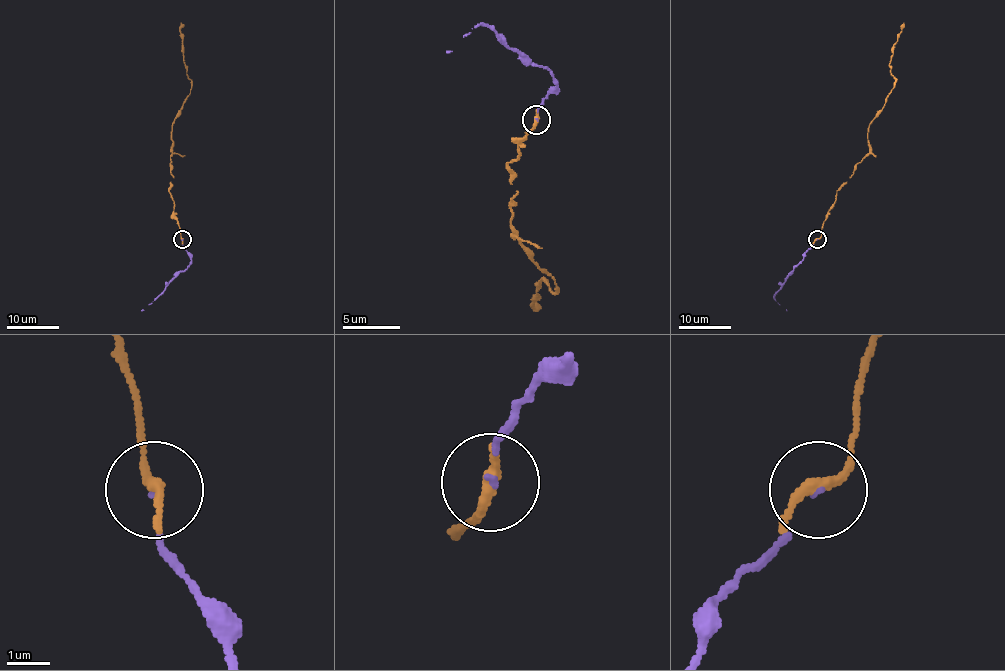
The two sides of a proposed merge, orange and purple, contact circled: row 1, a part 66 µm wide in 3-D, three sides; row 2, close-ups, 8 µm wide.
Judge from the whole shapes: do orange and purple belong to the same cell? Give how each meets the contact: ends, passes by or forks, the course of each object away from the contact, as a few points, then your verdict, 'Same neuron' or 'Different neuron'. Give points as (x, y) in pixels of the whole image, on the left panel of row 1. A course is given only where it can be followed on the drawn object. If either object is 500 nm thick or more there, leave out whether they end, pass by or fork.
At the ring orange passes by. At the ring purple ends. Course of orange: (181, 239), (168, 190), (172, 177), (170, 164), (172, 121), (191, 88), (184, 60), (181, 23). Course of purple: (181, 239), (191, 263), (141, 311). Same neuron

